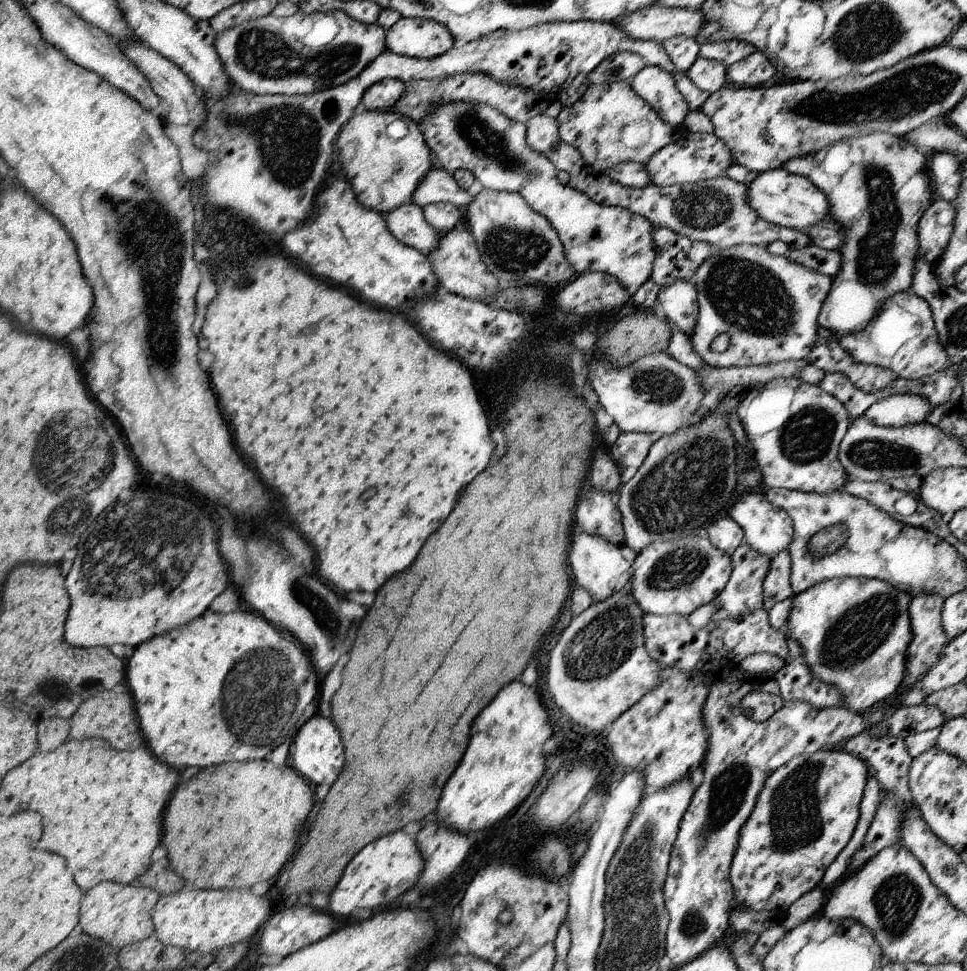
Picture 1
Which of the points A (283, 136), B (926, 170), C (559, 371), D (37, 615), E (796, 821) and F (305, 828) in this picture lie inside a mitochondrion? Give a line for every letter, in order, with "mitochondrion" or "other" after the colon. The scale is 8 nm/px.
A: mitochondrion
B: other
C: other
D: other
E: mitochondrion
F: other

